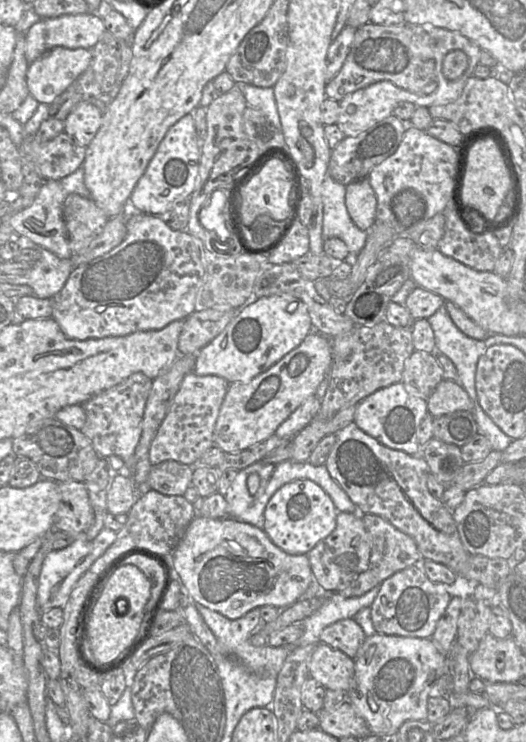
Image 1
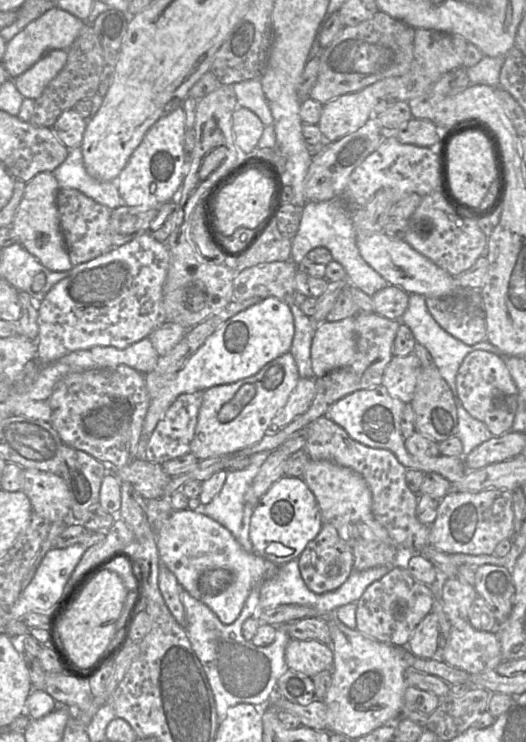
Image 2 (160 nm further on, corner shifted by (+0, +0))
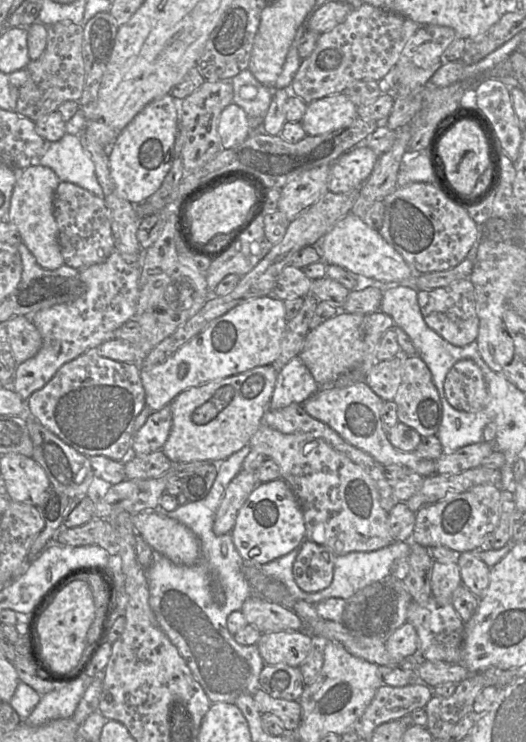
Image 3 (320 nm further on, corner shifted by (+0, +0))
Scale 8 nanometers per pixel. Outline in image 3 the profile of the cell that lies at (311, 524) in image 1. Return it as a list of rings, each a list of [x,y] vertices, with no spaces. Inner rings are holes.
[[[283,479],[260,483],[240,508],[231,535],[245,566],[262,566],[300,546],[306,539],[304,517],[288,483]]]

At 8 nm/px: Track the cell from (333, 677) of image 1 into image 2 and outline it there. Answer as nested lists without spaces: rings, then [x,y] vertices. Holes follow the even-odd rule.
[[[290,639],[285,662],[288,668],[312,677],[323,670],[332,671],[334,656],[331,648],[321,641]]]

